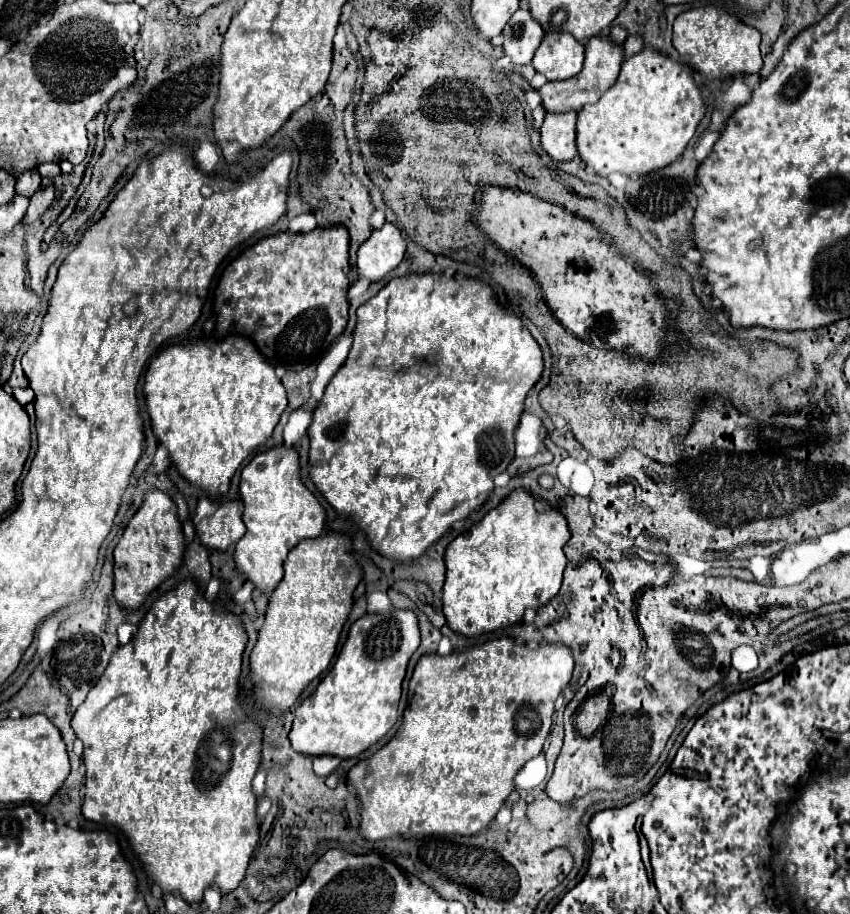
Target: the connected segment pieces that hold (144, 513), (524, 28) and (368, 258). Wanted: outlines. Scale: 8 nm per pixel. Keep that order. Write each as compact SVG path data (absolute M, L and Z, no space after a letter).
M161 490L145 492L143 504L129 520L119 544L115 546L115 598L123 608L139 608L147 594L155 590L183 560L185 534L177 516L175 502Z
M517 10L507 22L503 36L505 56L509 56L513 64L531 64L533 54L545 32L529 10Z
M385 222L383 228L373 230L371 236L361 244L357 252L357 268L359 276L377 282L381 280L387 272L399 266L407 250L407 244L401 236L401 230Z

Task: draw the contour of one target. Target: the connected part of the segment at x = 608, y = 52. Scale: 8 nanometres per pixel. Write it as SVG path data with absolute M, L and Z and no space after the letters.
M609 36L589 38L589 42L585 44L583 70L575 78L561 80L561 82L547 82L545 86L539 88L545 110L547 112L567 112L567 110L581 110L585 104L595 104L599 96L615 84L623 58L625 58L623 48L617 42L613 42Z

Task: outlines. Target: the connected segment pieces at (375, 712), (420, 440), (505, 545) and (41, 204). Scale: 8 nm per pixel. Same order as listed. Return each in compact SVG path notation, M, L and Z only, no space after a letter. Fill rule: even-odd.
M391 610L385 614L365 614L349 630L333 668L319 682L315 692L305 698L297 710L289 740L293 750L307 756L331 754L339 758L355 758L381 740L397 722L397 706L401 700L401 686L407 672L407 662L419 646L419 620L413 610Z
M439 272L405 274L401 278L393 278L387 286L379 290L377 296L359 306L351 352L345 364L327 384L325 394L313 412L313 424L309 426L311 480L339 514L351 516L365 530L371 546L379 554L401 562L409 562L415 556L421 556L433 542L437 542L451 528L453 522L463 520L471 510L485 502L487 494L493 490L493 478L505 472L511 460L515 458L515 428L523 414L525 396L537 384L541 372L543 352L537 340L523 330L523 322L513 310L501 306L493 288L481 278L453 276L447 280L445 274Z
M525 488L513 490L497 508L487 512L483 520L471 526L469 532L459 534L445 550L447 580L443 586L443 614L451 630L463 636L475 636L483 632L497 630L523 620L525 608L537 610L545 606L561 588L563 570L567 558L563 546L571 538L567 518L557 510L547 506L543 512L535 510L539 498L527 492Z
M49 184L49 186L41 186L33 196L31 196L31 210L37 210L37 212L45 212L51 202L55 198L55 186Z

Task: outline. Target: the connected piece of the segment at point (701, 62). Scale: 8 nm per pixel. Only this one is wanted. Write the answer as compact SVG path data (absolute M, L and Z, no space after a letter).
M711 4L681 12L673 24L673 46L681 56L691 58L691 66L695 66L707 78L707 82L735 74L759 72L763 66L759 44L759 30L743 24L737 16L729 14L727 10Z

